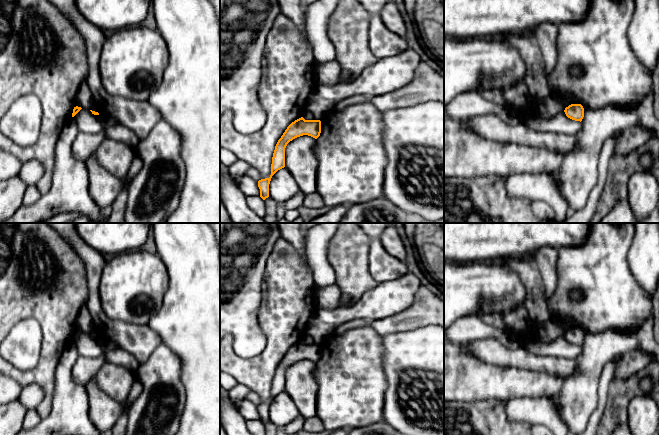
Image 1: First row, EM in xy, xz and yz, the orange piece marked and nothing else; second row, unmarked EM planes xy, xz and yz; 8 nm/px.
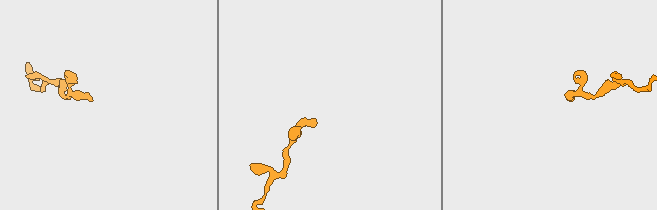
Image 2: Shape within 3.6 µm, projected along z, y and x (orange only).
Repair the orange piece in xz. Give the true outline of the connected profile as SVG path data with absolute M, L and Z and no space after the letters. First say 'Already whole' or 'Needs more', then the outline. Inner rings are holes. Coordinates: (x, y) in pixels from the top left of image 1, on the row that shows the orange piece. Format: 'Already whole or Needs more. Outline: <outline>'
Already whole. Outline: M303 117L292 122L281 138L278 140L272 157L271 175L269 178L258 181L260 189L260 197L265 200L269 197L269 184L272 176L280 169L285 167L285 148L293 139L308 135L315 139L320 136L321 121L320 120L305 120Z

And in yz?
Already whole. Outline: M571 104L564 110L566 116L575 121L582 121L584 117L584 108L581 104Z

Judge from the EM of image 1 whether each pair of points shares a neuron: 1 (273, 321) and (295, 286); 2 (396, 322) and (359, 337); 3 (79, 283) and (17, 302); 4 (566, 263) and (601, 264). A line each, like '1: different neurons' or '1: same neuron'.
1: same neuron
2: different neurons
3: same neuron
4: same neuron

